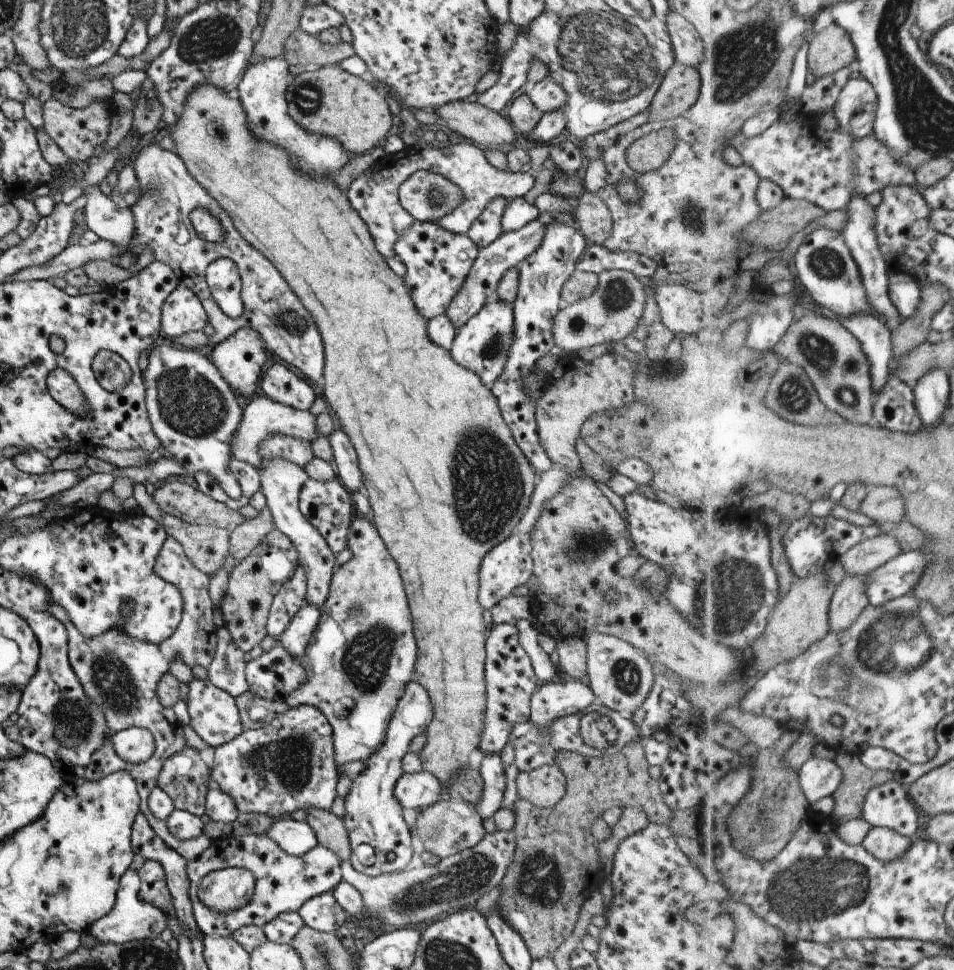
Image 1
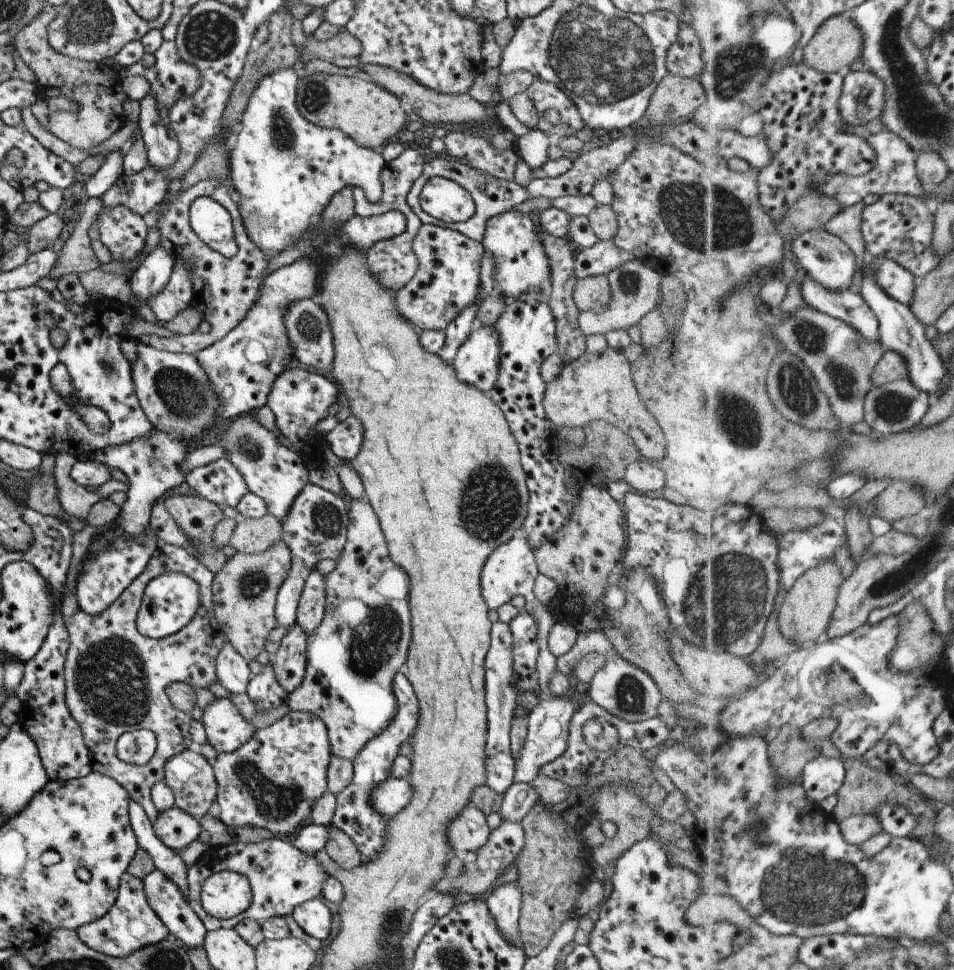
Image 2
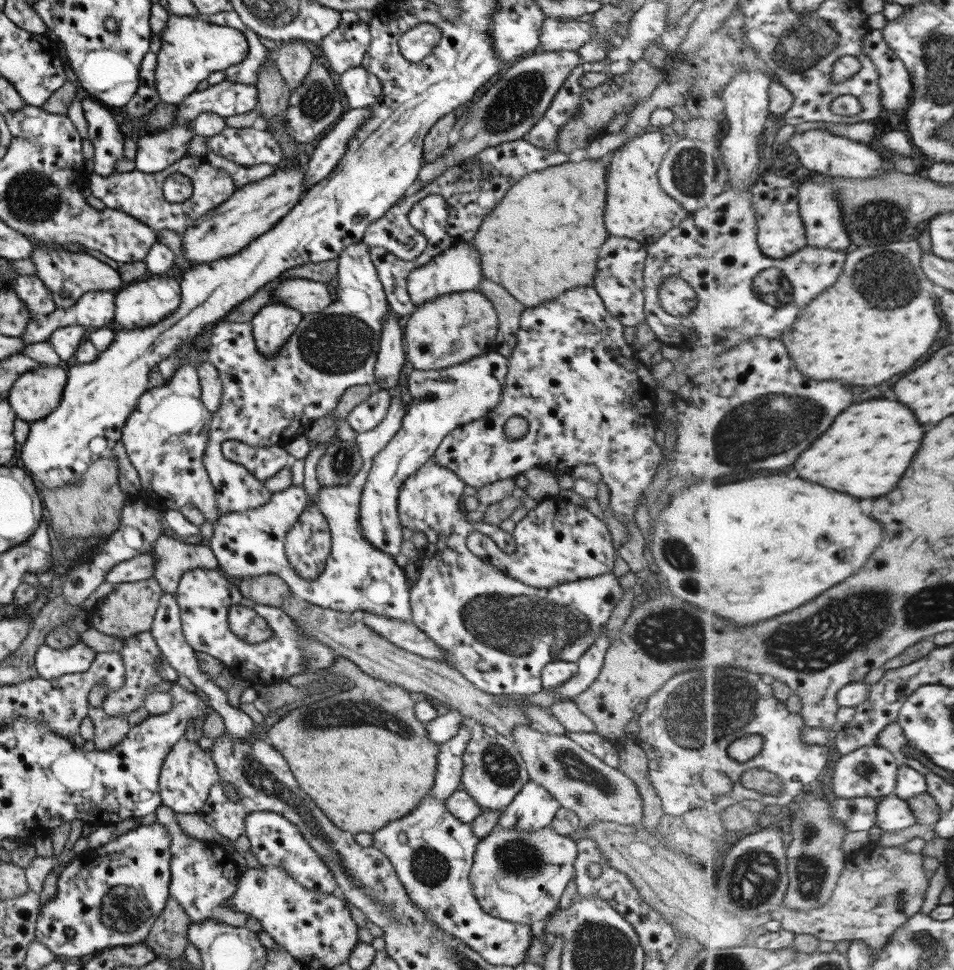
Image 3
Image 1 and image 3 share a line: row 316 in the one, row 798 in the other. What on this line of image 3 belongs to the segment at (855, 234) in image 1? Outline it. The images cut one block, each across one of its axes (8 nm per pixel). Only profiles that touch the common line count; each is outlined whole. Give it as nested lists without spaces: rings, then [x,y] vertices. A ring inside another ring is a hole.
[[[895,794],[879,799],[877,807],[877,826],[883,831],[905,830],[908,826],[915,826],[918,818],[907,801]]]

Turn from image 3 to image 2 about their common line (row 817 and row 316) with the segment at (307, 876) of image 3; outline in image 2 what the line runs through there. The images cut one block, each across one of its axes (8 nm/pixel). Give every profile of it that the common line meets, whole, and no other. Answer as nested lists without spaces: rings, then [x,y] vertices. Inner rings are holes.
[[[317,258],[311,262],[295,260],[293,264],[271,272],[261,282],[257,300],[245,318],[223,338],[193,354],[217,396],[217,420],[220,423],[243,412],[256,412],[266,405],[273,382],[293,358],[293,348],[289,346],[283,320],[285,308],[301,298],[311,298],[315,294],[315,282]]]

